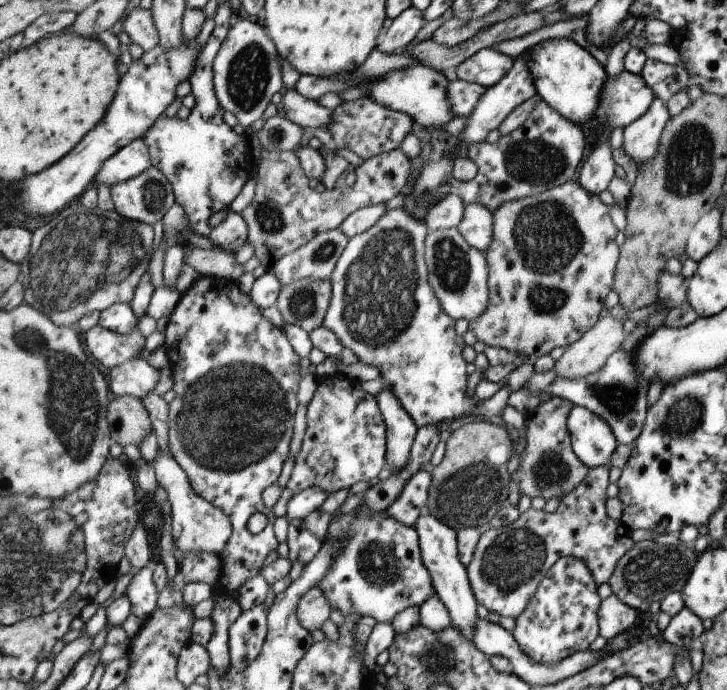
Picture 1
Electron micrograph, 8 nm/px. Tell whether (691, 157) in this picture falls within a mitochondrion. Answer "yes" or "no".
yes

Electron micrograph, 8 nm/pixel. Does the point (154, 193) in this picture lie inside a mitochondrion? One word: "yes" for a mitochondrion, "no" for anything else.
yes

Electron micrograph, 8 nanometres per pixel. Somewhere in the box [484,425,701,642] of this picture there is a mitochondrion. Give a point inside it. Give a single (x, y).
(647, 574)

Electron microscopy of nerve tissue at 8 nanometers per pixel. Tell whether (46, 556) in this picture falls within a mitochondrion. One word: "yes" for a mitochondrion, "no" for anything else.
yes

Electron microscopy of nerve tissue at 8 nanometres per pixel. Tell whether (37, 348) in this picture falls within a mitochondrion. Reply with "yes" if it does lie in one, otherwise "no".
yes

